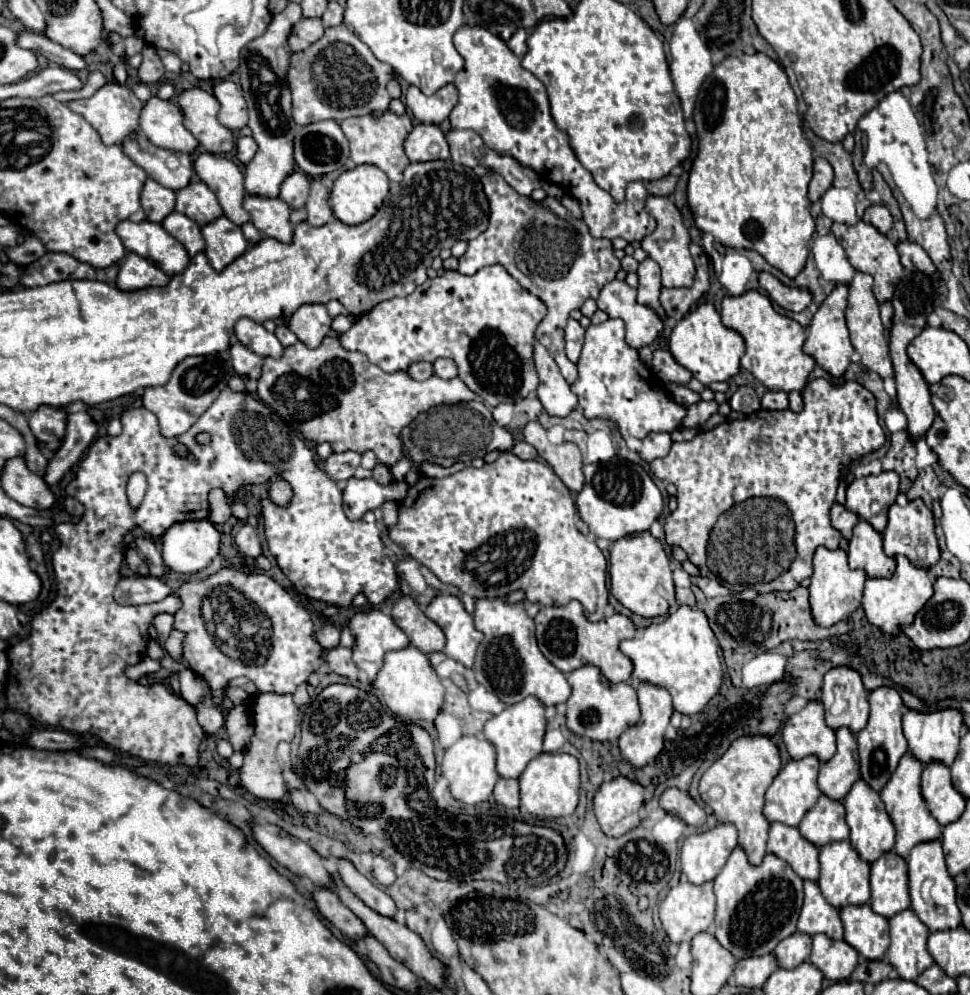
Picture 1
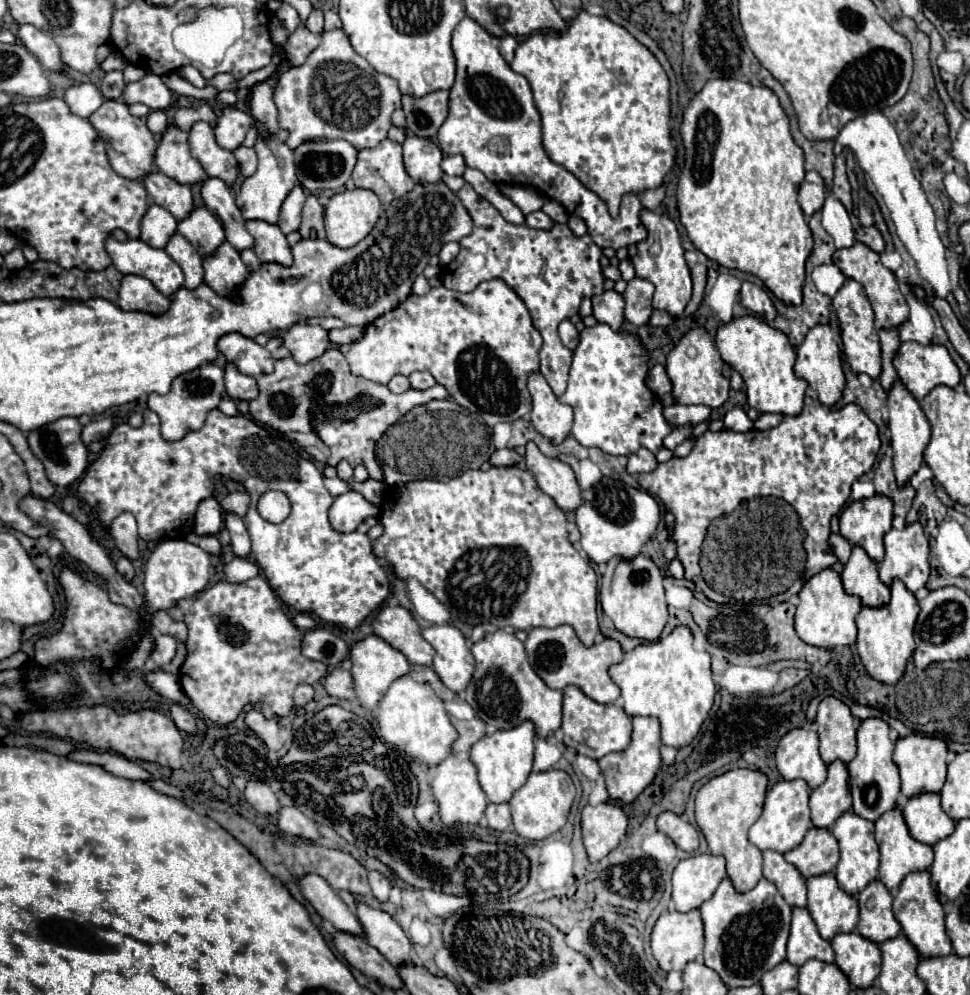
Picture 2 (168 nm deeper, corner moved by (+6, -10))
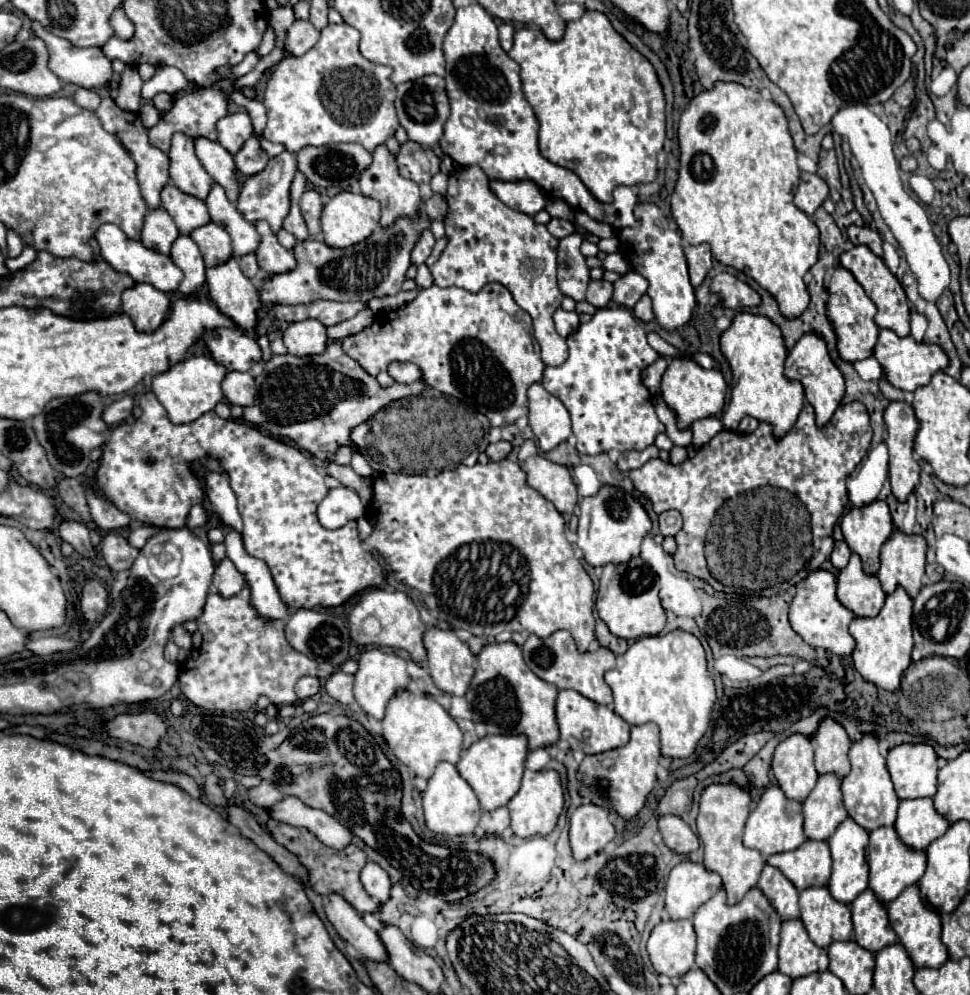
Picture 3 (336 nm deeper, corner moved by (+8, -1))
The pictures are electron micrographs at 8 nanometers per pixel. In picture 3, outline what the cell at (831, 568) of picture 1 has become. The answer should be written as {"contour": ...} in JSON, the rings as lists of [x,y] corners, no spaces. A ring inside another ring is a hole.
{"contour":[[[817,569],[797,583],[797,593],[789,607],[789,623],[795,633],[803,637],[811,647],[823,647],[839,657],[849,657],[855,649],[855,639],[849,635],[849,623],[853,613],[845,609],[835,595],[835,577],[829,571]]]}

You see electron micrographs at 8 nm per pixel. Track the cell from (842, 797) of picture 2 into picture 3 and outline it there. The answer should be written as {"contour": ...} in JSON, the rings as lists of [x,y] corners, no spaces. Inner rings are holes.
{"contour":[[[837,775],[819,777],[815,789],[803,803],[803,831],[811,841],[827,841],[847,819],[841,803],[841,779]]]}

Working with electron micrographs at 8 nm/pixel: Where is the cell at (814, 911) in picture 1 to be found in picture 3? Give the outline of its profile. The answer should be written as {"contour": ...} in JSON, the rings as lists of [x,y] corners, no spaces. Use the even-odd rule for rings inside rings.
{"contour":[[[793,919],[793,923],[781,925],[777,971],[791,979],[799,979],[811,973],[827,971],[827,965],[829,965],[827,951],[817,947],[809,939],[801,919]]]}

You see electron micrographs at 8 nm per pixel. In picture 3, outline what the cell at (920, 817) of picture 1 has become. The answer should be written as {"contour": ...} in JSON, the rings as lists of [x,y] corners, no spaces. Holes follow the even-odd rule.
{"contour":[[[881,827],[881,831],[873,831],[869,837],[869,889],[883,905],[889,905],[901,891],[919,883],[925,873],[927,857],[921,851],[905,847],[893,827]]]}

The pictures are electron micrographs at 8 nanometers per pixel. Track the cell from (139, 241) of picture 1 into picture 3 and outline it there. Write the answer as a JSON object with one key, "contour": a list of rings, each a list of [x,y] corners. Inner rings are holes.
{"contour":[[[111,223],[101,225],[99,231],[95,233],[95,239],[99,243],[99,253],[101,253],[103,261],[109,263],[115,271],[127,273],[135,283],[149,283],[163,293],[173,293],[179,287],[179,283],[183,279],[183,271],[171,261],[171,257],[167,257],[159,251],[153,251],[153,249],[147,249],[141,241],[129,239],[117,225],[111,225]]]}

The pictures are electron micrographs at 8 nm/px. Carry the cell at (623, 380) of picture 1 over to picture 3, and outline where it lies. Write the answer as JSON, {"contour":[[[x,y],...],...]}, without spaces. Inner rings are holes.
{"contour":[[[621,307],[599,309],[589,323],[581,323],[569,337],[569,357],[559,367],[547,367],[543,387],[569,411],[577,451],[599,455],[609,449],[643,451],[653,445],[665,425],[653,411],[651,395],[641,383],[641,371],[659,355],[647,343],[647,333],[631,311]]]}

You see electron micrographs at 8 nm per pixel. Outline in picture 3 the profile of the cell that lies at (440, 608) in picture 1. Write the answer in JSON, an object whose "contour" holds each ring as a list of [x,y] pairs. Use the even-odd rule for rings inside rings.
{"contour":[[[429,627],[425,631],[425,649],[427,649],[427,661],[429,661],[429,673],[433,677],[433,683],[437,685],[437,689],[441,689],[443,693],[449,693],[449,695],[459,695],[463,697],[469,683],[471,683],[471,677],[475,673],[475,667],[477,667],[477,659],[475,655],[469,651],[467,643],[463,643],[453,629],[439,629],[439,627]]]}

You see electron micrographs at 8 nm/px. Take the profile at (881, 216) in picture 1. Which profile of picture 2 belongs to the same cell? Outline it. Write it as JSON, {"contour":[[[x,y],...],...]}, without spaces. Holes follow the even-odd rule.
{"contour":[[[863,226],[863,228],[859,228],[857,234],[855,234],[855,240],[867,244],[871,250],[875,250],[879,254],[885,250],[885,240],[883,240],[881,232],[875,226],[867,226],[867,228]]]}

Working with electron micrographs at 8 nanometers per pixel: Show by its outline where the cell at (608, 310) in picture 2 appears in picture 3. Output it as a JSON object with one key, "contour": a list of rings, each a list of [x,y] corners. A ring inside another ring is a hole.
{"contour":[[[589,281],[589,289],[587,289],[587,301],[591,305],[595,305],[597,309],[603,309],[611,303],[611,295],[613,295],[613,285],[609,281]]]}

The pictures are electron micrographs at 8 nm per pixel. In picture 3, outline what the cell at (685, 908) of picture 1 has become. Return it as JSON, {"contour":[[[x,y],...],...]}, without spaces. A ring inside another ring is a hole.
{"contour":[[[689,919],[661,921],[647,941],[653,969],[667,977],[681,977],[695,969],[695,937]]]}

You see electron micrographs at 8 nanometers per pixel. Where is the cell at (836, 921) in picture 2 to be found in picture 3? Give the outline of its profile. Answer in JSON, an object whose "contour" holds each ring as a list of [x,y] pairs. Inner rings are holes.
{"contour":[[[811,887],[799,893],[801,921],[817,947],[827,949],[835,941],[851,941],[853,923],[845,903],[835,901],[827,887]]]}

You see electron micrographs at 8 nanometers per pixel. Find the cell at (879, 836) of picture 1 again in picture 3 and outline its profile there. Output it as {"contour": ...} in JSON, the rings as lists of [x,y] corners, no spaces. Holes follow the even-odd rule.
{"contour":[[[849,817],[831,835],[829,849],[831,849],[831,859],[833,859],[833,873],[831,873],[827,889],[835,901],[849,905],[859,893],[863,893],[867,889],[867,879],[869,879],[869,865],[867,865],[867,857],[865,857],[867,843],[869,843],[867,831],[861,831],[861,827],[857,827],[857,823],[853,823],[853,819],[849,819]]]}

